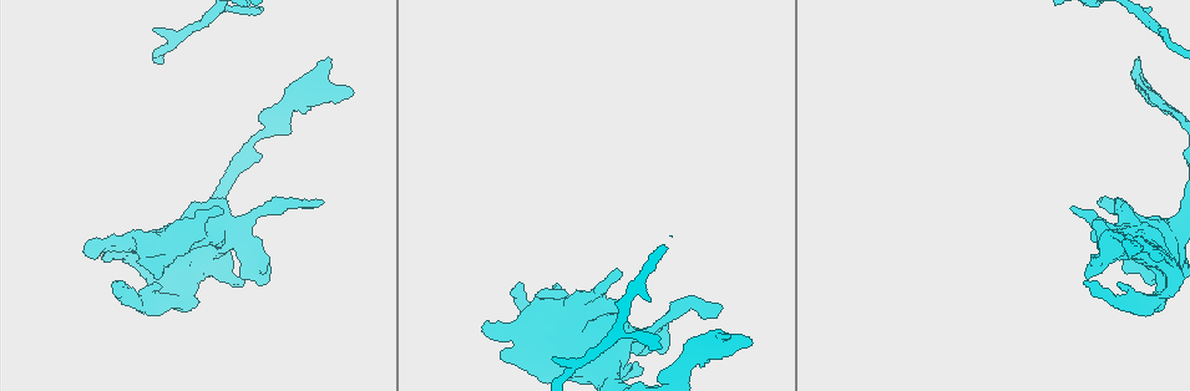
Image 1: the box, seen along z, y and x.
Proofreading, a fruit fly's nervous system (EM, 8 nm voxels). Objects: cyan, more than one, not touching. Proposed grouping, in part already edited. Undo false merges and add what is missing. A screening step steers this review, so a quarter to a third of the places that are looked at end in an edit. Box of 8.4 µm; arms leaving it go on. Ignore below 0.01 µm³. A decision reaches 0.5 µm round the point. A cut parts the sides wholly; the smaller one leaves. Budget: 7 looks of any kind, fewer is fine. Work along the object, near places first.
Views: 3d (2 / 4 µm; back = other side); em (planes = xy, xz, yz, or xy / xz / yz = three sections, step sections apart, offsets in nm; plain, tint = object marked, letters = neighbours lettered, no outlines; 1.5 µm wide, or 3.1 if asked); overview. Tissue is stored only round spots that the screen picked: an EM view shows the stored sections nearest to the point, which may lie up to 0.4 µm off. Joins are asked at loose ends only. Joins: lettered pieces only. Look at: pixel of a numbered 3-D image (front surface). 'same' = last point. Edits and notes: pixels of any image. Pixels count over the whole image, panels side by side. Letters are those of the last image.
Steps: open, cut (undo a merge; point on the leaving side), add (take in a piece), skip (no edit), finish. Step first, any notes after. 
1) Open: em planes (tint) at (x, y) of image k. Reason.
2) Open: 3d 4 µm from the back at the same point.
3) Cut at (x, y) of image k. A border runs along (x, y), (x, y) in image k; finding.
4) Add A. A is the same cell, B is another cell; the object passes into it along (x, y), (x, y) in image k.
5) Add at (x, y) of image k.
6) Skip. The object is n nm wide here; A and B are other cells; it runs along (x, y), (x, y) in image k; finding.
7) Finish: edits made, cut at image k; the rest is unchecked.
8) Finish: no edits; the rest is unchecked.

Open: 3d 4 µm at (1137, 62) of image 1. An open end.

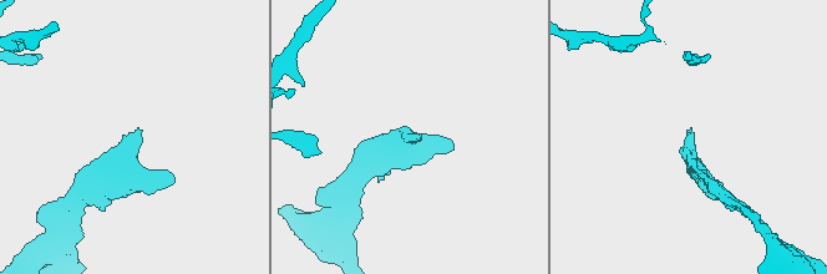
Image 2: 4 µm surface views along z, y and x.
Open: em xy step 4 (tint) at (688, 131) of image 2.

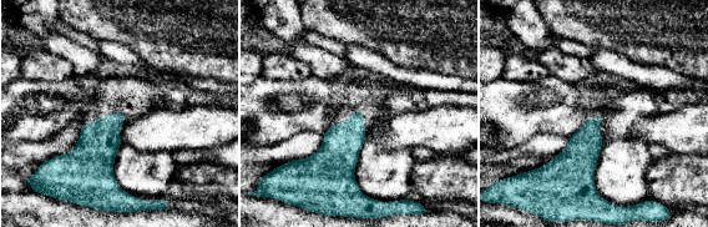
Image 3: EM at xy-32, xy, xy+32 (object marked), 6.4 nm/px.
Open: em xy step 4 (letters) at the same point. See the neighbours.

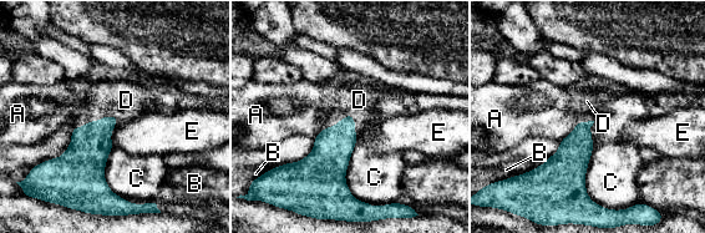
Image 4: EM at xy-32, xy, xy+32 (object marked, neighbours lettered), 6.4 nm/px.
Add at (126, 100) of image 4. The longest contact is with C, 400 nm; D is the same cell, A, B, C and E are other cells; it goes on there.

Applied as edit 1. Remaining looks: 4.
Open: em xy step 8 (tint) at (722, 306) of image 1. Free end.

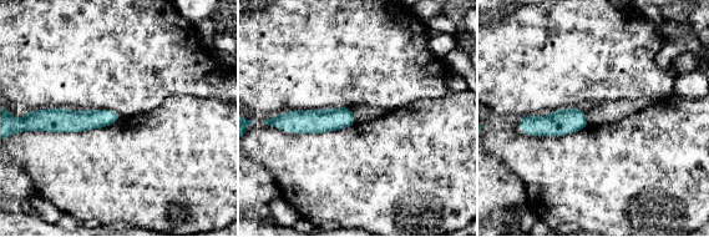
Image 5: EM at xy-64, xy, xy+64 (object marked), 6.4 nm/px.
Open: em xy step 8 (letters) at the same point. See the neighbours.

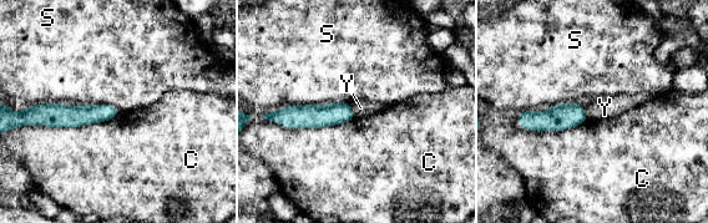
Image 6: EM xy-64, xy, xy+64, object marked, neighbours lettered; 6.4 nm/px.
Skip. C, S and Y are other cells; none of them fits.

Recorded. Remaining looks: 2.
Open: em xy step 8 (letters) at (552, 356) of image 1. An open end.

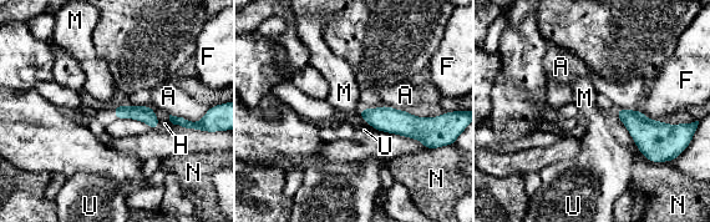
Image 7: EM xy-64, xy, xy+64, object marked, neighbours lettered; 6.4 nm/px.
Open: em planes (letters) at the same point.

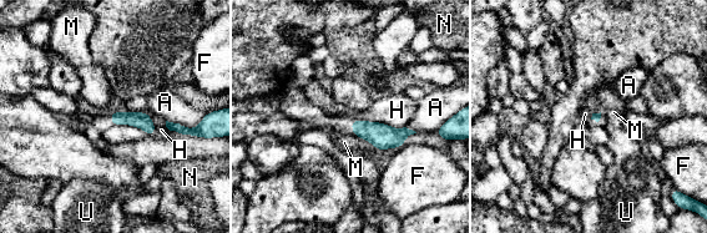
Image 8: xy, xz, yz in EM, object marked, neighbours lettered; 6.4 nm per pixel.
Skip. A, F, H, M, N and U are other cells; a border runs along (353, 118), (404, 127) in image 8; none of them fits.

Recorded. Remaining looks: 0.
Finish: edits made, add at image 4; the rest is unchecked.

